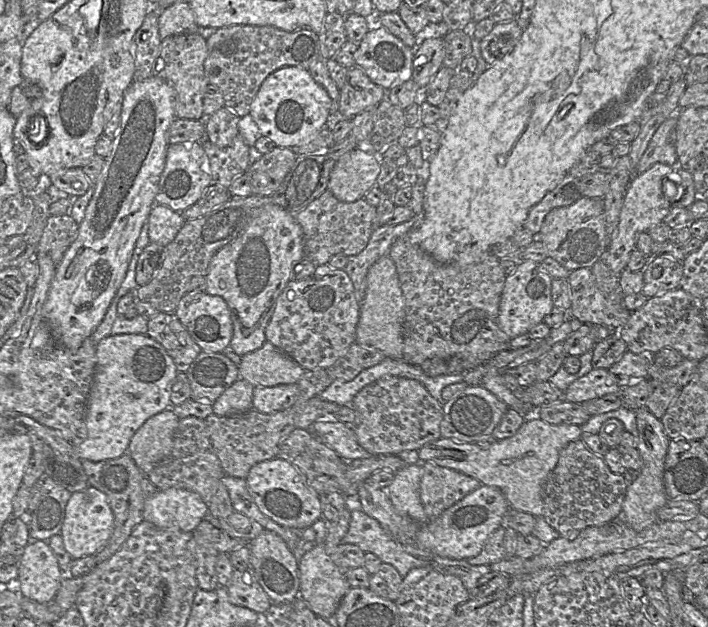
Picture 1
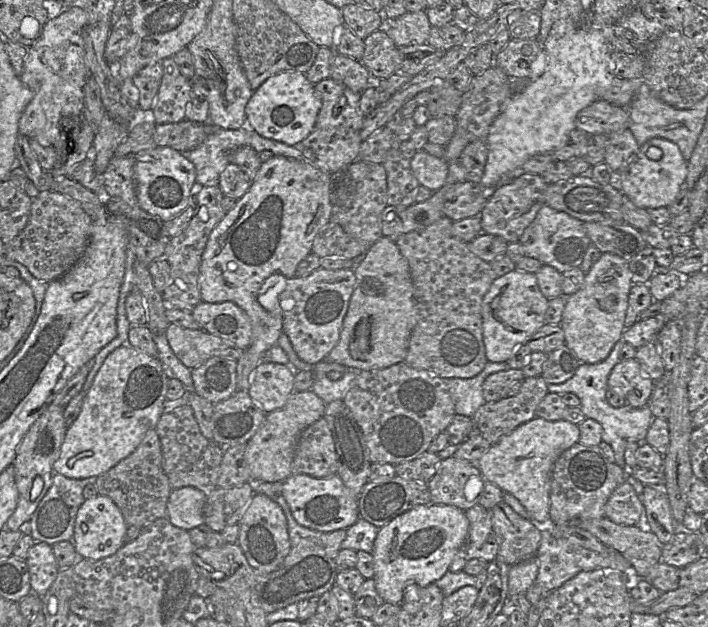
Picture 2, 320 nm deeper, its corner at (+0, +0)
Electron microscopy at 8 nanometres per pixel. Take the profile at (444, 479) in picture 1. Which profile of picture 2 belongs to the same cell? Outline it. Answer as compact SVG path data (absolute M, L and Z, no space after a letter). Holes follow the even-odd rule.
M449 457L441 460L435 475L427 483L431 501L438 505L452 505L466 511L477 505L484 489L485 479L476 463Z

